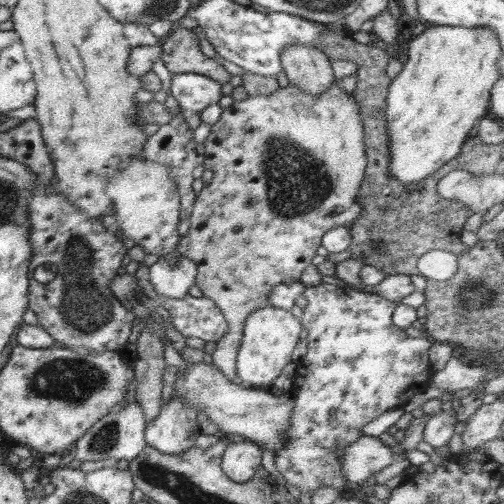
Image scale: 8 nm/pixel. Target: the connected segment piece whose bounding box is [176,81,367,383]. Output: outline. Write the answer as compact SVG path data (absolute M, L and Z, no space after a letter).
M337 81L322 94L310 96L302 92L298 86L289 84L287 87L279 87L272 94L262 96L248 96L244 100L236 100L231 106L224 108L220 118L211 126L207 139L203 142L206 152L203 166L214 173L212 182L204 186L198 194L196 203L191 215L191 228L188 235L181 236L180 243L176 248L183 256L196 263L197 272L195 284L200 288L204 297L216 303L221 314L228 324L228 332L218 342L212 354L213 363L234 383L239 382L236 370L238 350L242 340L242 330L246 320L252 312L268 307L268 294L272 292L274 286L278 284L288 284L290 282L300 283L300 276L306 266L312 264L312 260L317 256L316 252L320 248L322 238L328 230L334 227L353 228L353 225L361 218L365 208L358 202L358 196L363 186L365 171L367 167L366 151L364 146L363 124L359 115L358 104L350 94L346 94Z

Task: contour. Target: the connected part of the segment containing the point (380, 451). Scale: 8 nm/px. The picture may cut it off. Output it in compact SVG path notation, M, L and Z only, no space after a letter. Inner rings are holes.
M364 435L346 448L341 459L342 473L348 482L360 484L396 460L392 448L382 443L378 437Z

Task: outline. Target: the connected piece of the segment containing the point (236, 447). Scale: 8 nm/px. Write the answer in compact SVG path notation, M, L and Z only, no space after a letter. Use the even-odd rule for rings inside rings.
M250 440L227 442L221 467L230 480L244 483L256 476L260 469L261 457L260 445Z

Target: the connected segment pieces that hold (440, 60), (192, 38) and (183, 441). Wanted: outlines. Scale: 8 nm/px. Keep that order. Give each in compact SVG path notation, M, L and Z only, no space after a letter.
M426 24L426 29L409 43L408 60L403 65L402 71L391 80L386 97L386 122L388 124L388 136L390 141L390 170L389 174L399 184L412 185L424 181L426 177L434 175L439 168L451 159L457 159L462 144L468 139L468 132L478 124L478 120L488 115L490 106L490 92L494 83L501 77L498 68L498 57L502 55L502 48L498 38L490 28L466 28L466 26L444 26Z
M174 26L161 44L162 61L172 74L191 72L202 74L219 83L229 82L228 73L216 58L210 58L200 49L195 29Z
M174 392L171 399L162 404L158 418L145 424L145 441L152 448L168 455L185 452L196 444L201 434L198 412L186 406L184 400Z

